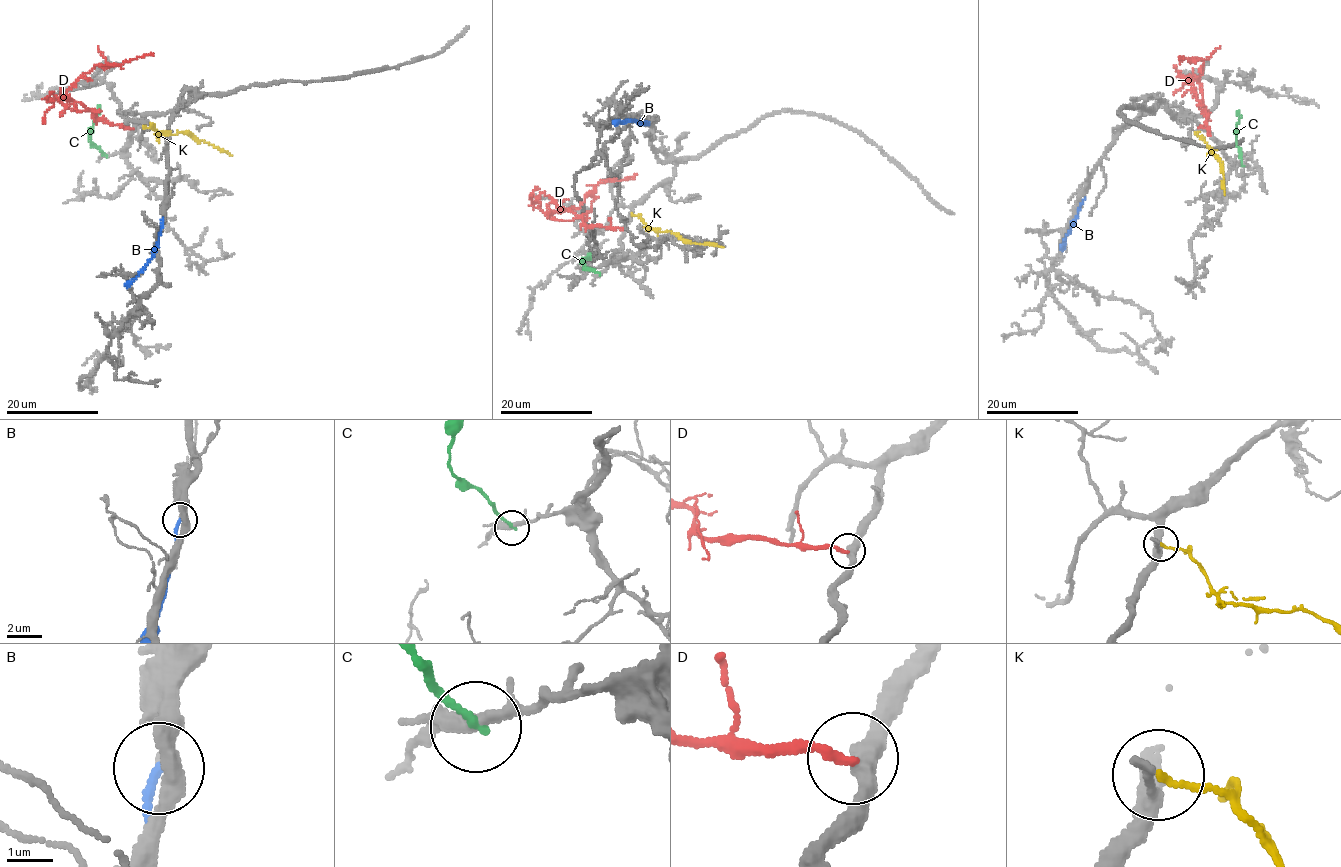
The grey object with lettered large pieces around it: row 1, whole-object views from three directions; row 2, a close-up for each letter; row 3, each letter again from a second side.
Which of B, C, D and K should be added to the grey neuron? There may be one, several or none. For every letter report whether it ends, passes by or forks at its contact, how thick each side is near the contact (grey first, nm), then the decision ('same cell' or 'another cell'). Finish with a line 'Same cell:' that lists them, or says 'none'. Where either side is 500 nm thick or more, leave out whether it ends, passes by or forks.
B: it ends | 120/170 nm | another cell
C: it ends | 300/170 nm | another cell
D: it ends | 360/200 nm | another cell
K: it ends | 160/130 nm | same cell
Same cell: K

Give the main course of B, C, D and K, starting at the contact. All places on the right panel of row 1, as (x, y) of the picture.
B: (1084, 198), (1061, 248)
C: (1242, 165), (1235, 144), (1239, 117), (1237, 111)
D: (1210, 135), (1198, 76), (1203, 62), (1179, 59)
K: (1195, 134), (1210, 148), (1221, 167), (1225, 194)

